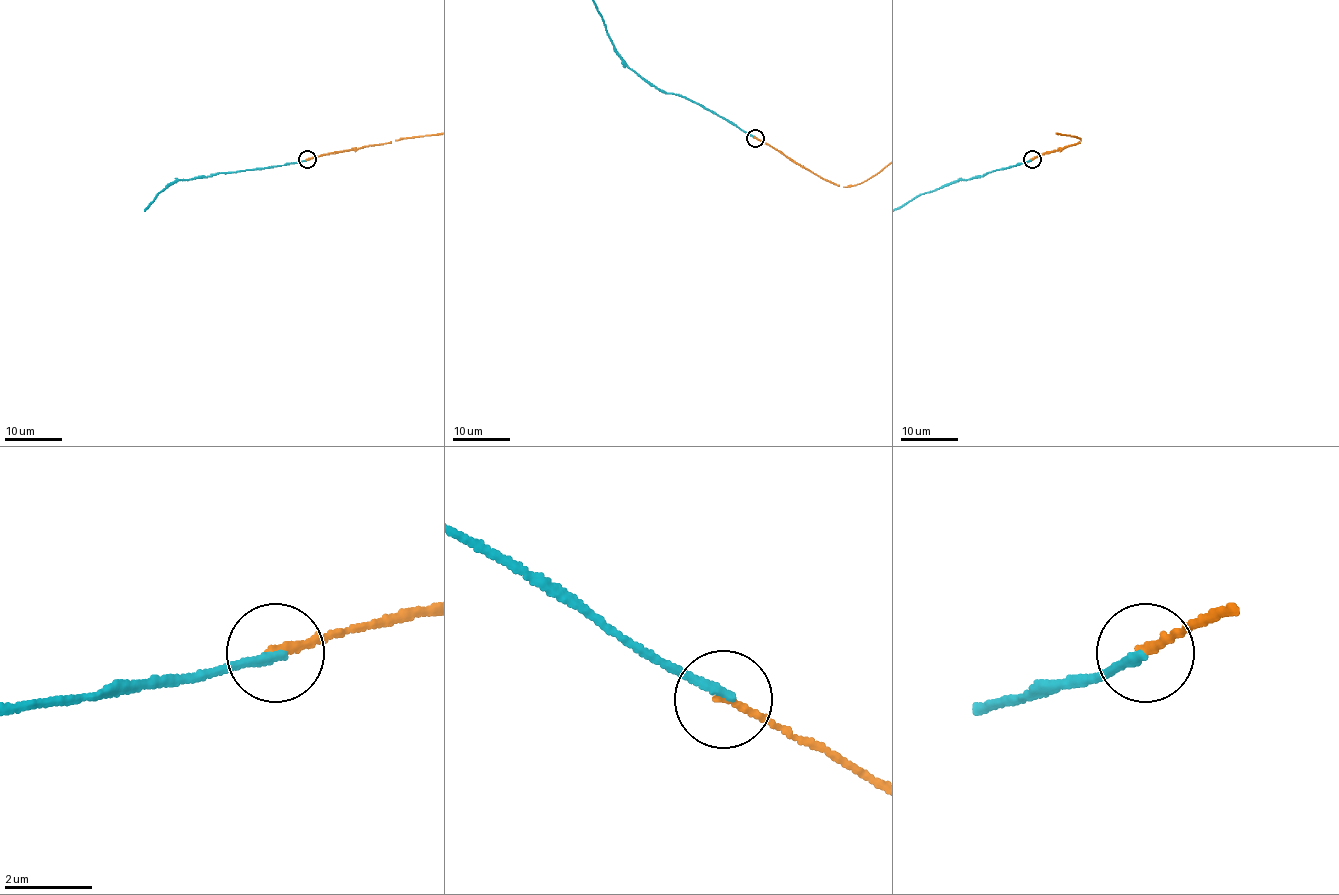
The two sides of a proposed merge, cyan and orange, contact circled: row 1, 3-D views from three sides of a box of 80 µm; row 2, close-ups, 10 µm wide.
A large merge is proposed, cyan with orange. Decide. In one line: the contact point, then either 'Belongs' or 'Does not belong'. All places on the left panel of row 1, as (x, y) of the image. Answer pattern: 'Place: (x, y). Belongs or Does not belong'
Place: (307, 159). Does not belong

